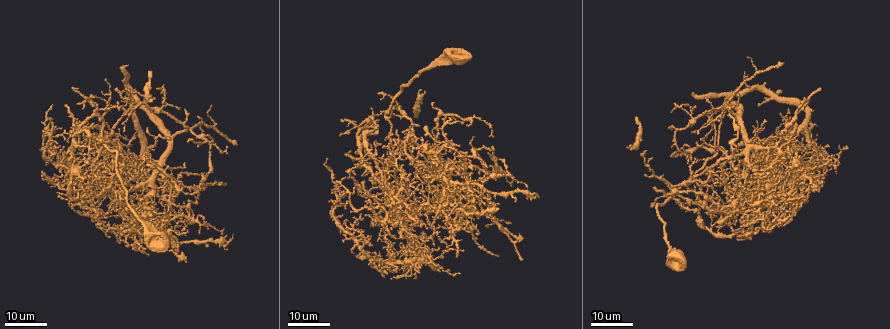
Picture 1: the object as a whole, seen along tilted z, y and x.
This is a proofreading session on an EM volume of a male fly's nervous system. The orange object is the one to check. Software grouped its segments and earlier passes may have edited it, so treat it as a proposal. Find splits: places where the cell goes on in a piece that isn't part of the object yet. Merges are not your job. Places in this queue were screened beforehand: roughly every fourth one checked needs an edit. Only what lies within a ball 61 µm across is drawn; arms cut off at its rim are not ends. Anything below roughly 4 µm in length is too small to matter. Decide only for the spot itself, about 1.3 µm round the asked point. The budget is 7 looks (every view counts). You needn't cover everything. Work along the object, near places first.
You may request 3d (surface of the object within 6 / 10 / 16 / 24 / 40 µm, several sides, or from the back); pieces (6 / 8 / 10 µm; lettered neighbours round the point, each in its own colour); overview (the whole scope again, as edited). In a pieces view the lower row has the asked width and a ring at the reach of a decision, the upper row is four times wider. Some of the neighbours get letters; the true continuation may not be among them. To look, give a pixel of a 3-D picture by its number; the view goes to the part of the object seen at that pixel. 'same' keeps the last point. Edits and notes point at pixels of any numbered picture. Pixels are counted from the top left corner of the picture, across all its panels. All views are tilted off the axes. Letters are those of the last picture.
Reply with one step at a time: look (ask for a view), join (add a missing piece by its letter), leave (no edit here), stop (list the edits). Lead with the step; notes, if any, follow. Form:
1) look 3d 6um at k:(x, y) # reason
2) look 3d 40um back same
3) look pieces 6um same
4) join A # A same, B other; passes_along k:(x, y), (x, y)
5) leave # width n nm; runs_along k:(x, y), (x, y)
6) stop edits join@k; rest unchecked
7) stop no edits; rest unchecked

look 3d 16um at 1:(87, 211)

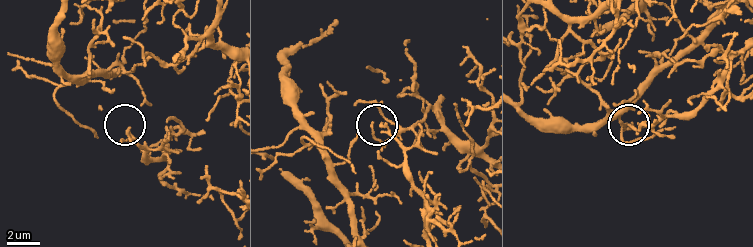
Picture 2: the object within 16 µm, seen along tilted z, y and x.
look pieces 6um at 2:(630, 128) # see the neighbours

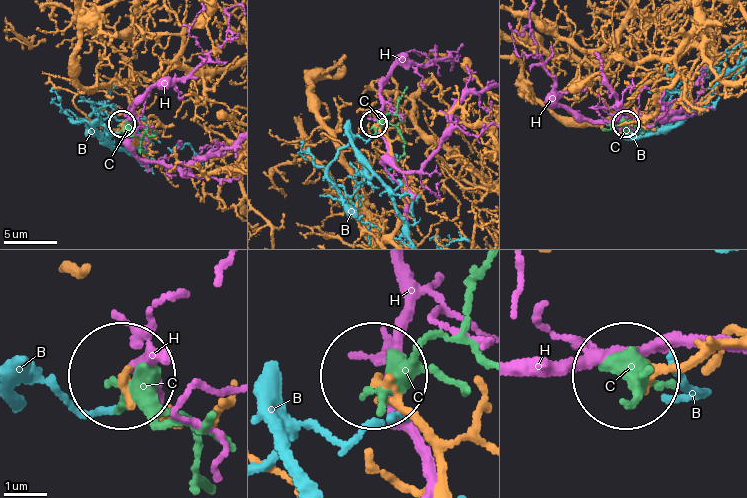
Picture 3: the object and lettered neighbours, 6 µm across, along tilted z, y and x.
leave # B other, C other, H other; runs_along 3:(447, 483), (437, 453), (375, 374); none of them fits

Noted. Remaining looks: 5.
look 3d 16um at 1:(488, 166) # an open end

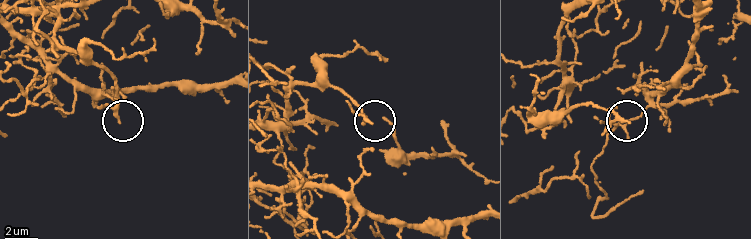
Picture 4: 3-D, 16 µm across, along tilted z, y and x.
look pieces 8um at 4:(119, 120) # see the neighbours

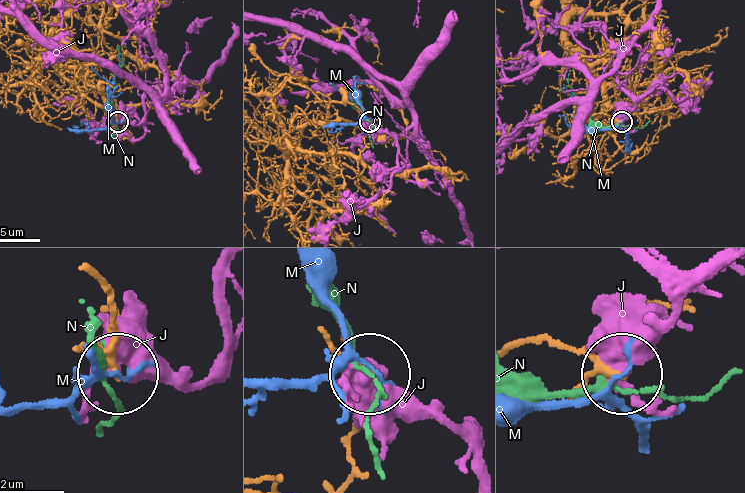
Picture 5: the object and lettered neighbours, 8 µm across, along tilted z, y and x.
leave # width 180 nm; J other, M other, N other; none of them fits

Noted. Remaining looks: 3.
look 3d 16um at 1:(468, 124)

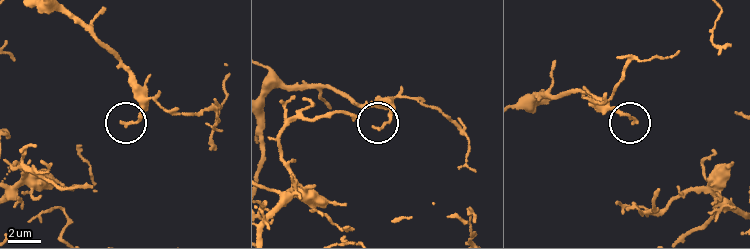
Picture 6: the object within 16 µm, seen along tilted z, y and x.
look pieces 8um at 6:(633, 121)

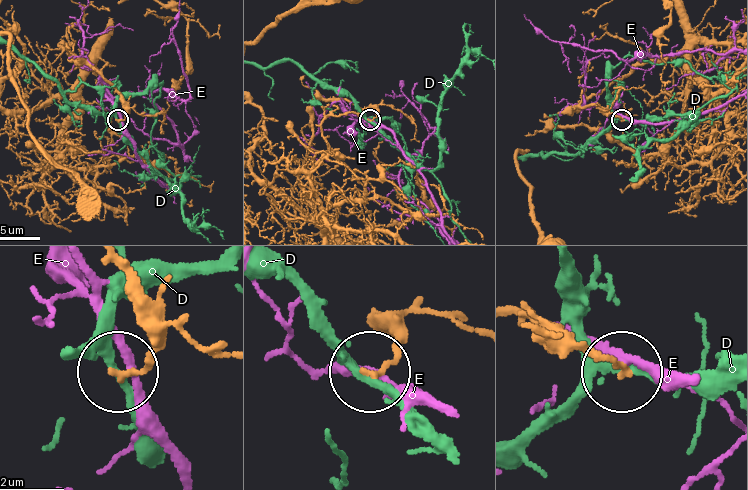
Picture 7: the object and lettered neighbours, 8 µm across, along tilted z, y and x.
leave # D other, E other; runs_along 7:(378, 329), (394, 337), (397, 354), (368, 373); none of them fits

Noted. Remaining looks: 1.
stop no edits; rest unchecked

